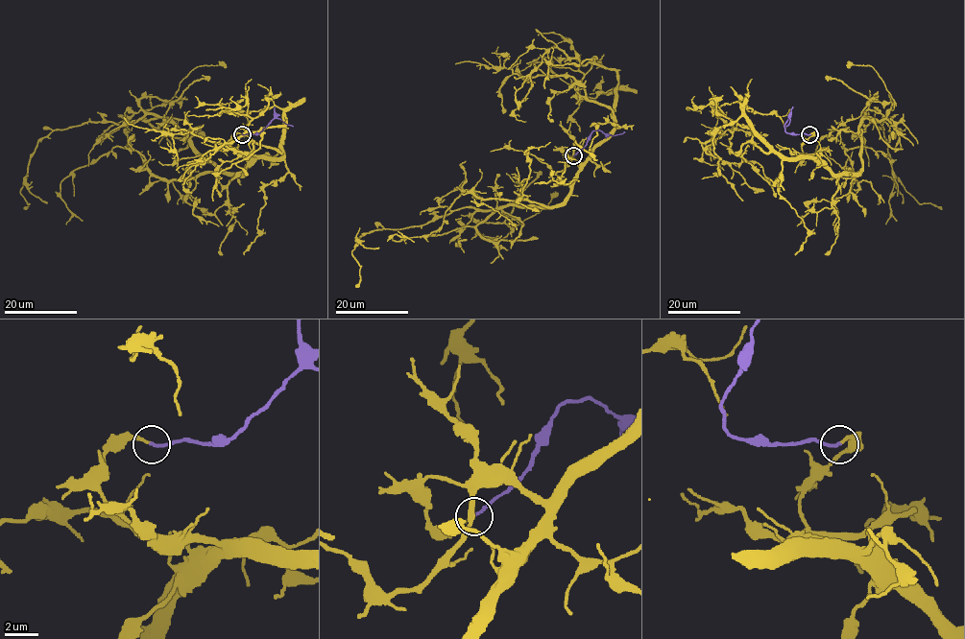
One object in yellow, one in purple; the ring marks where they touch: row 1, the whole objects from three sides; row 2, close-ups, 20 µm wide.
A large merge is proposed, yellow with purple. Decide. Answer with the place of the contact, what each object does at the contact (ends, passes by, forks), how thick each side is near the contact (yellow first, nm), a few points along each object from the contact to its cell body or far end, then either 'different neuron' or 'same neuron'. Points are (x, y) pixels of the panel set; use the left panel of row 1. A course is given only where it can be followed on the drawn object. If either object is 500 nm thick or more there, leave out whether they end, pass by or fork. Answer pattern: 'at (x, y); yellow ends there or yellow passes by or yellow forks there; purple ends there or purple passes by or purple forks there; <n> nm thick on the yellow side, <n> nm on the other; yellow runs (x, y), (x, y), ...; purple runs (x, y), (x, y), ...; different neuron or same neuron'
at (242, 134); yellow ends there; purple ends there; 140 nm thick on the yellow side, 170 nm on the other; yellow runs (242, 134), (233, 147), (257, 157), (230, 174), (152, 114), (53, 130), (30, 158), (24, 209); purple runs (242, 134), (255, 134), (275, 118), (293, 126); same neuron

